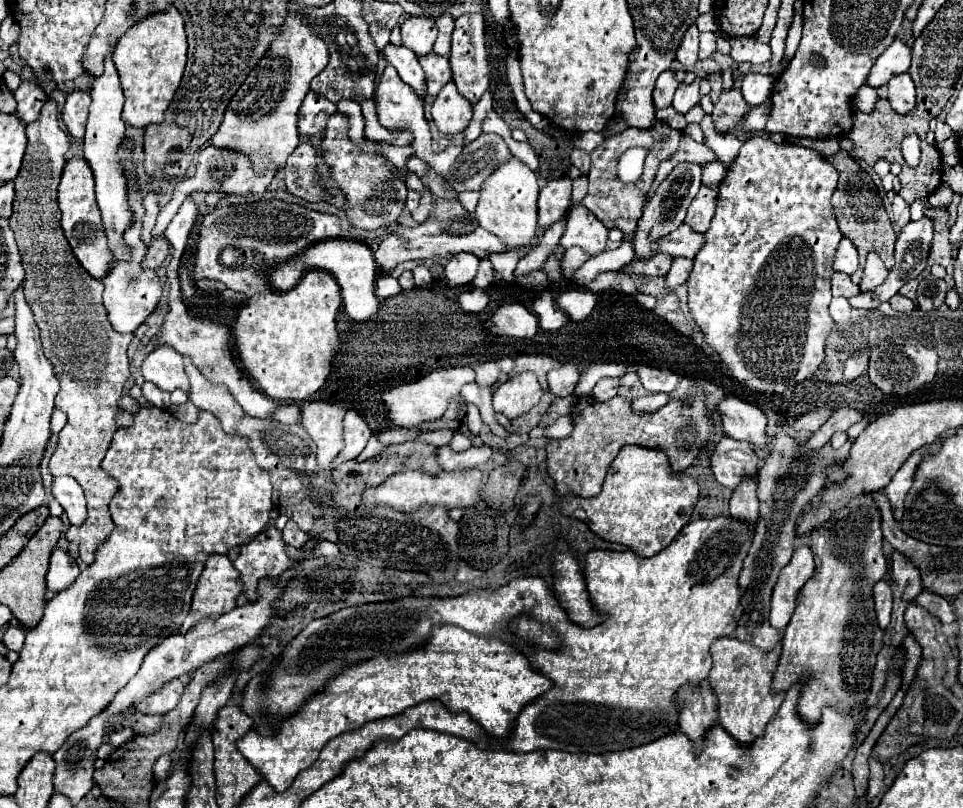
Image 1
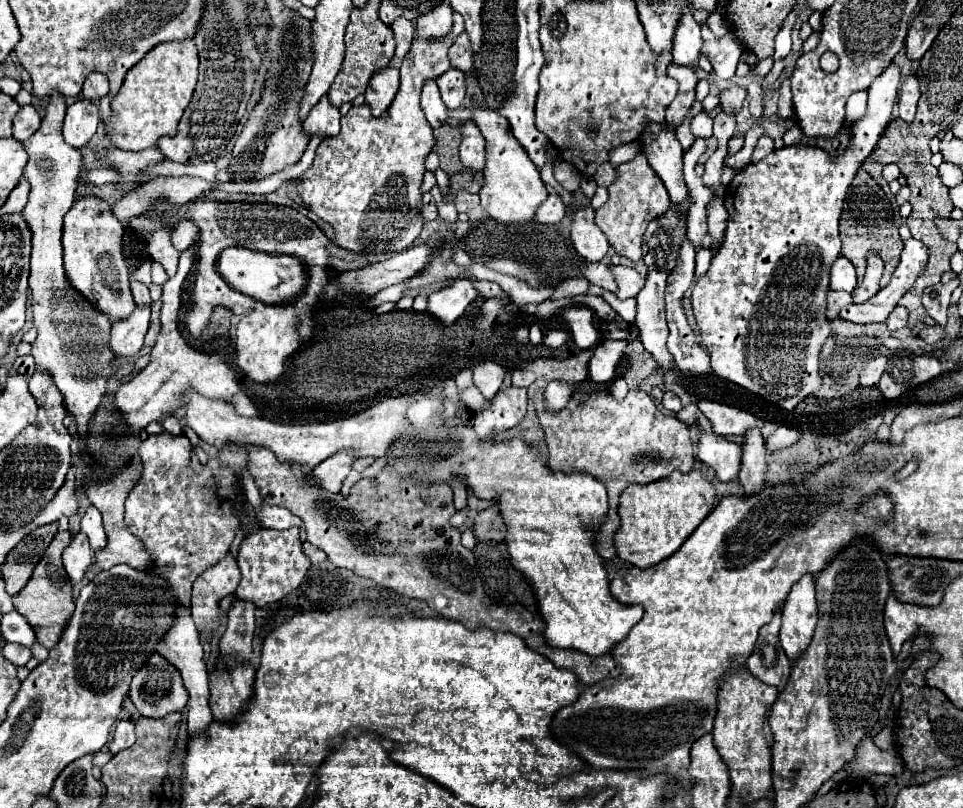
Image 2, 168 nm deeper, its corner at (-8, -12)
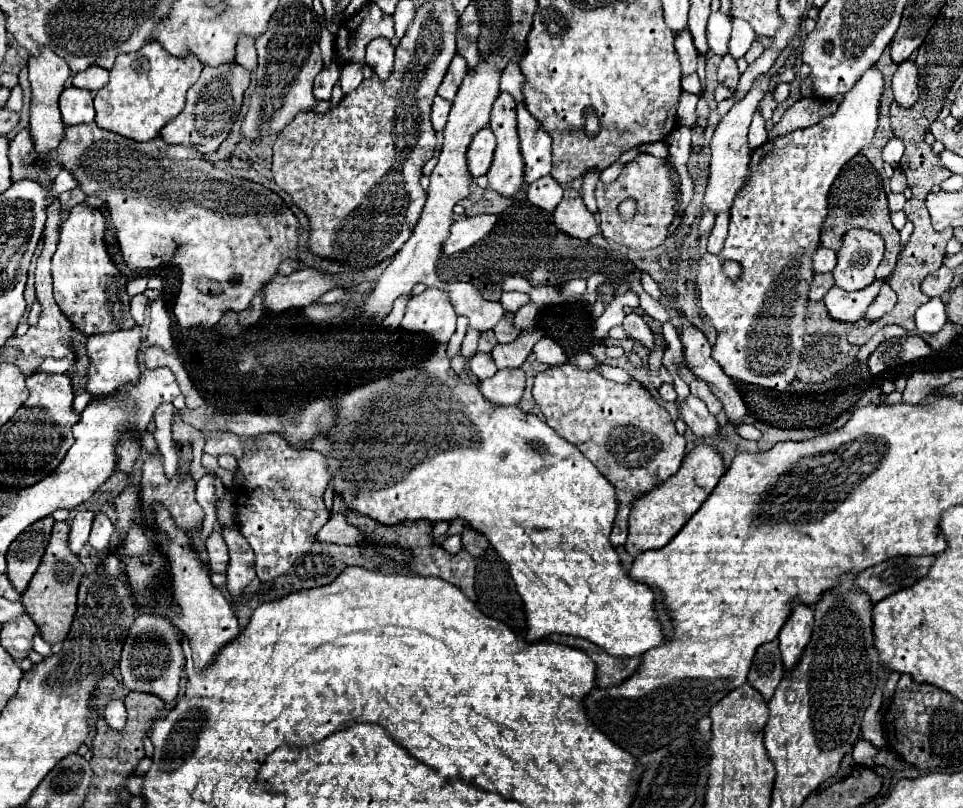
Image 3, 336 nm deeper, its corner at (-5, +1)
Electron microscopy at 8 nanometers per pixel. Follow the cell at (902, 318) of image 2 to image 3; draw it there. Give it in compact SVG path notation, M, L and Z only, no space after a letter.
M884 284L884 288L880 290L880 294L876 296L876 300L870 304L868 312L864 314L864 318L866 320L878 320L878 318L882 318L884 314L888 314L896 306L896 300L898 300L896 292L888 284Z

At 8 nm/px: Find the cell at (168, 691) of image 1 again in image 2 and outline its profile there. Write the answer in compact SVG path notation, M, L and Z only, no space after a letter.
M153 653L147 659L147 665L143 665L143 669L139 669L139 673L135 673L135 677L131 679L131 685L129 685L129 697L135 705L135 709L139 711L139 715L143 715L143 717L163 717L167 713L183 711L185 703L189 699L187 689L183 687L183 681L181 681L181 673L159 653Z

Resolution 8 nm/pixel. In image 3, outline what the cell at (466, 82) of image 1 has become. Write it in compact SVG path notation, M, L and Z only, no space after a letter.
M500 92L492 106L490 114L490 128L496 136L496 150L494 150L494 160L492 166L486 172L488 186L490 190L502 194L502 196L514 196L516 192L526 188L524 182L524 156L520 152L520 140L518 140L518 130L516 130L516 102L508 92Z

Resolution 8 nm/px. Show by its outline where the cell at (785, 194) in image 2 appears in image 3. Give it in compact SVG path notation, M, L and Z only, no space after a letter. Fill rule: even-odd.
M872 66L844 96L838 112L822 122L778 136L756 148L750 156L750 176L740 188L730 208L730 230L720 254L702 254L698 262L696 288L700 292L700 304L710 322L714 324L718 338L712 346L712 358L722 370L736 380L758 384L764 388L786 390L796 380L800 354L806 336L806 306L808 292L814 280L812 256L820 248L822 224L828 214L828 192L842 166L852 160L864 146L868 146L878 128L880 100L884 94L884 76ZM722 260L736 260L742 264L742 276L728 280L722 274Z

